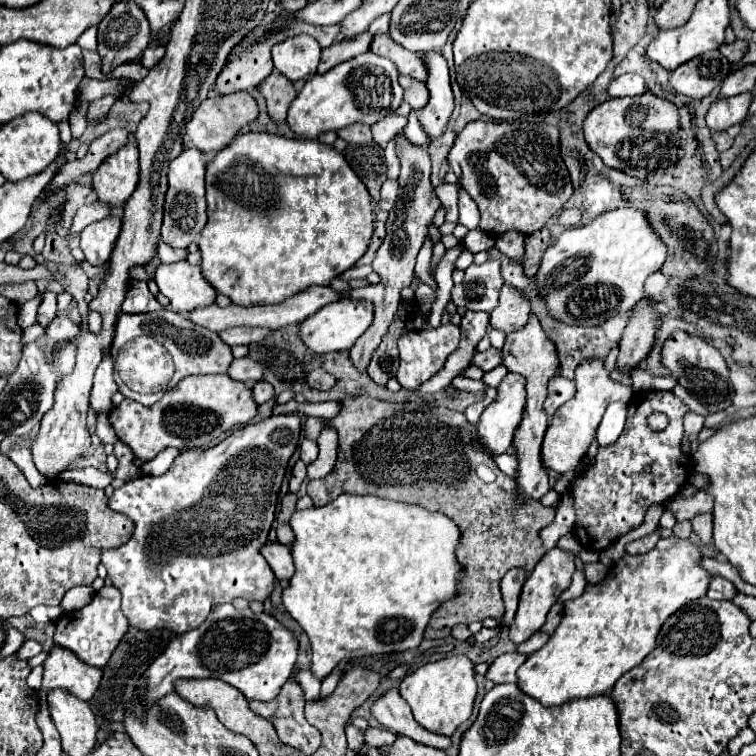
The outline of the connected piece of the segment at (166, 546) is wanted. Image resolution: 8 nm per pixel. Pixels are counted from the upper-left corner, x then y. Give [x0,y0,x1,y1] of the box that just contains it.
[102,413,302,635]

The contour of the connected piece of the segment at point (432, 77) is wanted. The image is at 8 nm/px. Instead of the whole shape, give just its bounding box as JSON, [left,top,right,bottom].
[418,53,454,139]

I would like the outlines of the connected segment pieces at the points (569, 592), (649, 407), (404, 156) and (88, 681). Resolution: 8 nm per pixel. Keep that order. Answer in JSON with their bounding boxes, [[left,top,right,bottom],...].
[[560,571,586,601],[570,391,694,551],[344,131,440,371],[40,647,102,701]]

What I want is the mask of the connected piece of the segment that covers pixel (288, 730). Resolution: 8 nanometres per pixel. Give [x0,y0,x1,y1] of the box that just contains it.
[248,681,322,753]

